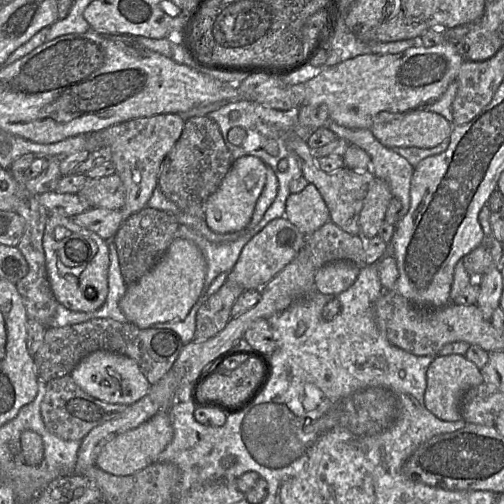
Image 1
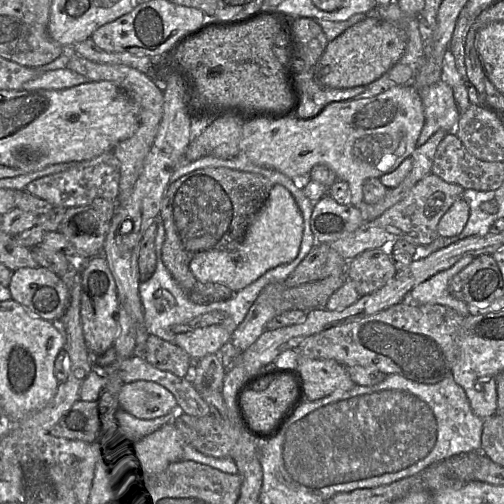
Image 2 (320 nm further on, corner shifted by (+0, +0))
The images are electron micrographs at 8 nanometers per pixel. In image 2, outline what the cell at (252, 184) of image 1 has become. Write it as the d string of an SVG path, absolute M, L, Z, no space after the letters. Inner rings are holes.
M275 184L270 190L267 201L254 217L242 245L235 252L216 252L206 257L208 261L206 258L200 259L200 279L224 282L227 287L237 292L257 280L268 270L292 262L299 253L302 234L303 219L293 196L285 187Z

